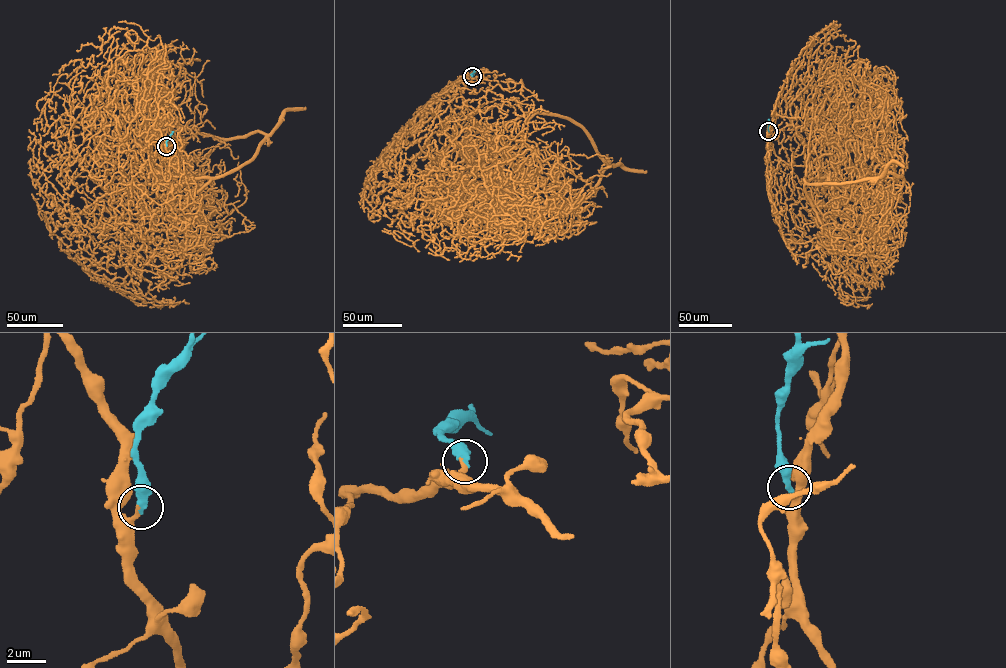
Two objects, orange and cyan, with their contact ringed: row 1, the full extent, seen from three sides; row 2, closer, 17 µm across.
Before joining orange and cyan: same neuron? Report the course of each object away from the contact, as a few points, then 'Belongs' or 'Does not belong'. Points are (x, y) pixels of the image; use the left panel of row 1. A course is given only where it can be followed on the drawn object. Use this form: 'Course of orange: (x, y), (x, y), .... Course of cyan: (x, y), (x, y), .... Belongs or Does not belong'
Course of orange: (166, 145), (223, 176), (266, 135), (142, 146), (144, 88), (86, 119). Course of cyan: (166, 146), (167, 139), (173, 131). Belongs

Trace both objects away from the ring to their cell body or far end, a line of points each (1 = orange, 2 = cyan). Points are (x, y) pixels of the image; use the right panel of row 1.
1: (768, 131), (777, 115), (812, 119), (809, 184), (901, 176), (866, 154), (849, 94), (836, 114), (870, 113)
2: (768, 131), (768, 119)

